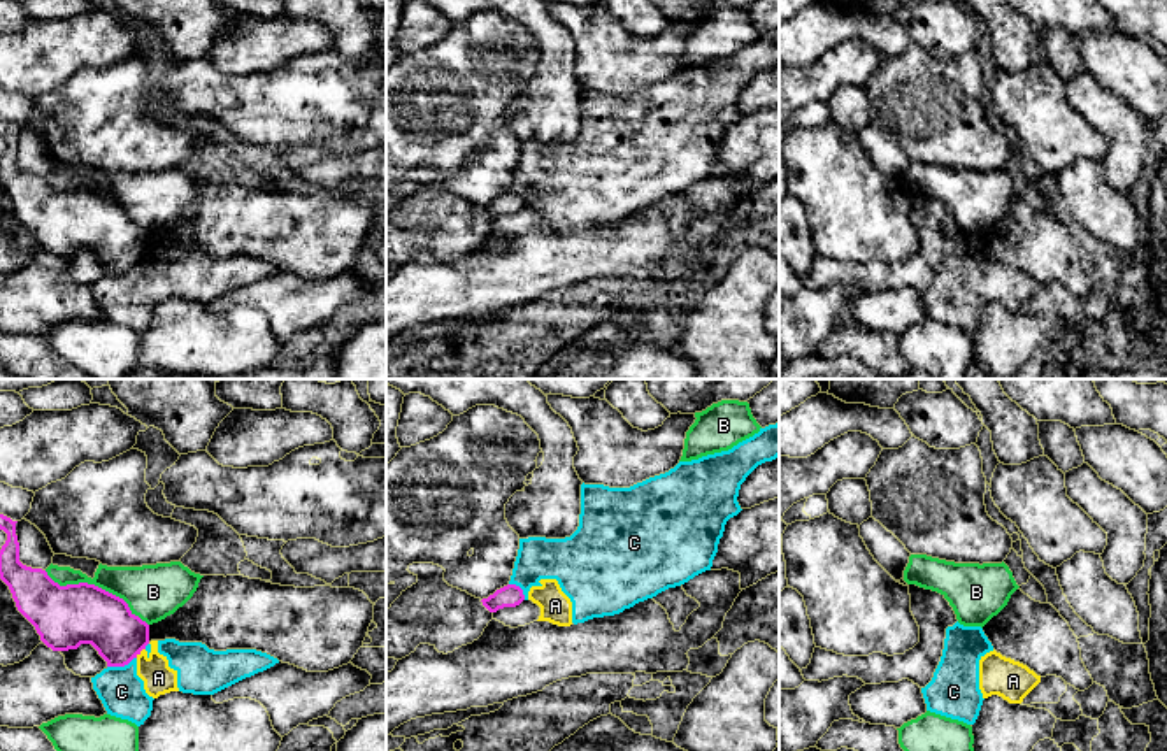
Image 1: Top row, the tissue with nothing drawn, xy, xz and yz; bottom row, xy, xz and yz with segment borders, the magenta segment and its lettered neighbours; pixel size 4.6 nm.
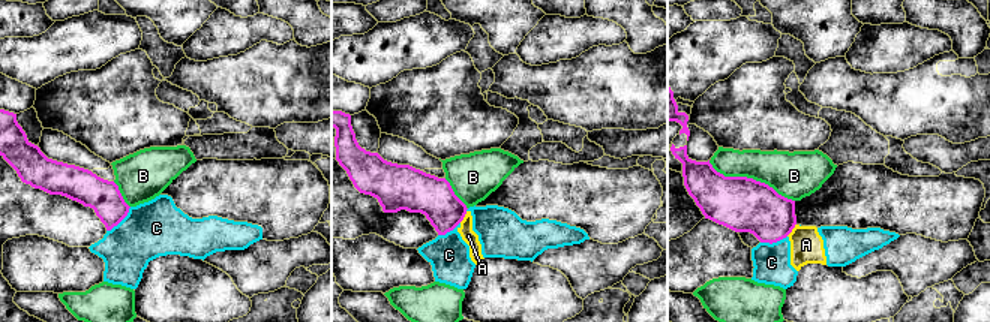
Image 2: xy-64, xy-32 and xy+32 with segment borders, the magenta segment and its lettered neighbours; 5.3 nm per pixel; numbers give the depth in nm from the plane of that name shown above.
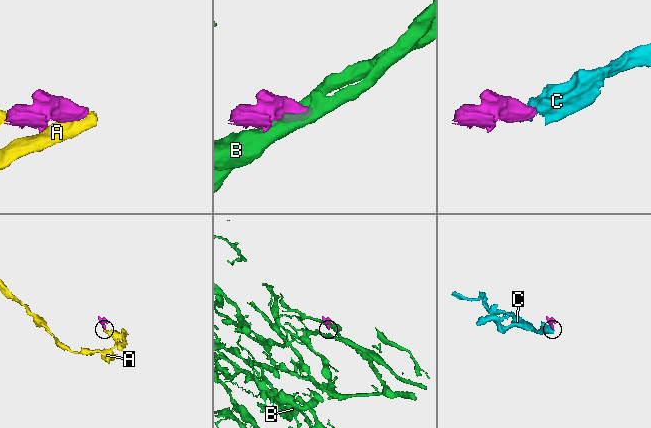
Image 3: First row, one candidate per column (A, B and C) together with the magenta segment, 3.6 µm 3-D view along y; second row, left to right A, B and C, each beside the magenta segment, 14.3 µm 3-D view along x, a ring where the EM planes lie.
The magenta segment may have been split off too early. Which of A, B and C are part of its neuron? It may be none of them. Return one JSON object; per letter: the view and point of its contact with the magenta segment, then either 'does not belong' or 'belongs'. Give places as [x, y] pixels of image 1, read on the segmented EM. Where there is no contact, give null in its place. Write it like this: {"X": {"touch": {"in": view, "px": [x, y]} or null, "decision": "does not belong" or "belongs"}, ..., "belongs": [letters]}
{"A": {"touch": {"in": "xy", "px": [139, 653]}, "decision": "does not belong"}, "B": {"touch": {"in": "xy", "px": [97, 586]}, "decision": "does not belong"}, "C": {"touch": {"in": "xy", "px": [121, 665]}, "decision": "does not belong"}, "belongs": []}

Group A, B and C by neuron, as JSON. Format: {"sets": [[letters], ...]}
{"sets": [["A", "C"], ["B"]]}

